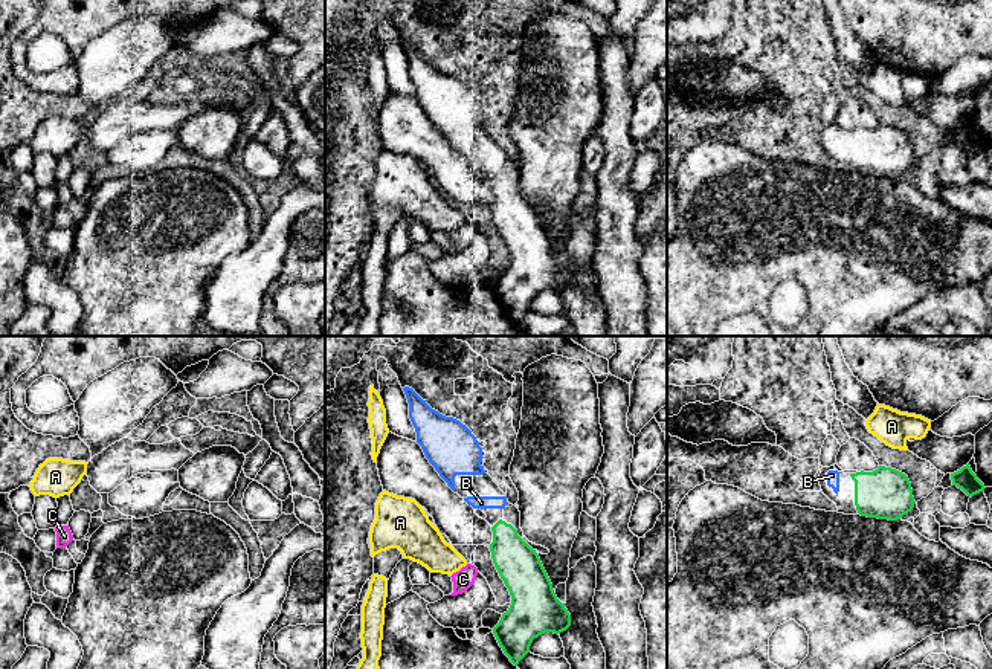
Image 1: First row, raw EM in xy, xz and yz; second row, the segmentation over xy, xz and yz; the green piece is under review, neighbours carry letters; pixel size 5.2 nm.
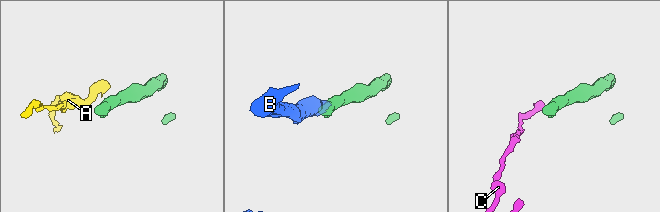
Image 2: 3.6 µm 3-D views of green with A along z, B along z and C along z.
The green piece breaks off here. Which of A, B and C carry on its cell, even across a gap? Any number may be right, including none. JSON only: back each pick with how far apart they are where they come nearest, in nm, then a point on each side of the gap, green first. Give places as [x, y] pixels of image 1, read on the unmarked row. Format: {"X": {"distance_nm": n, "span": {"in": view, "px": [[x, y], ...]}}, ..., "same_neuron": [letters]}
{"B": {"distance_nm": 60, "span": {"in": "xz", "px": [[499, 177], [499, 165]]}}, "same_neuron": ["B"]}

